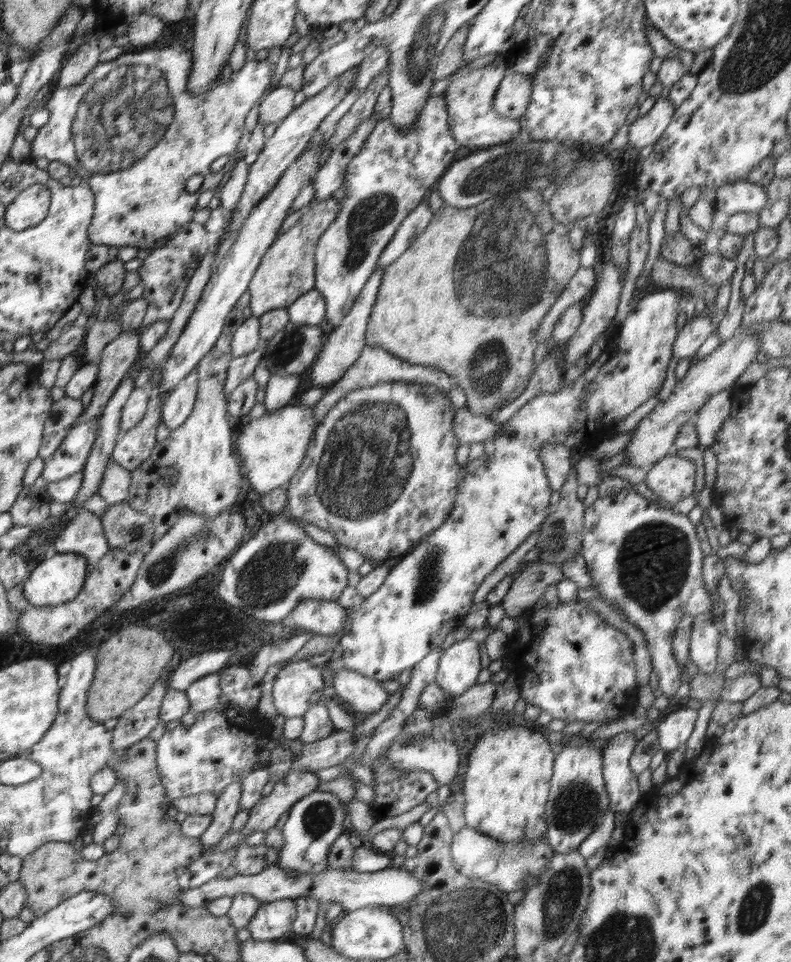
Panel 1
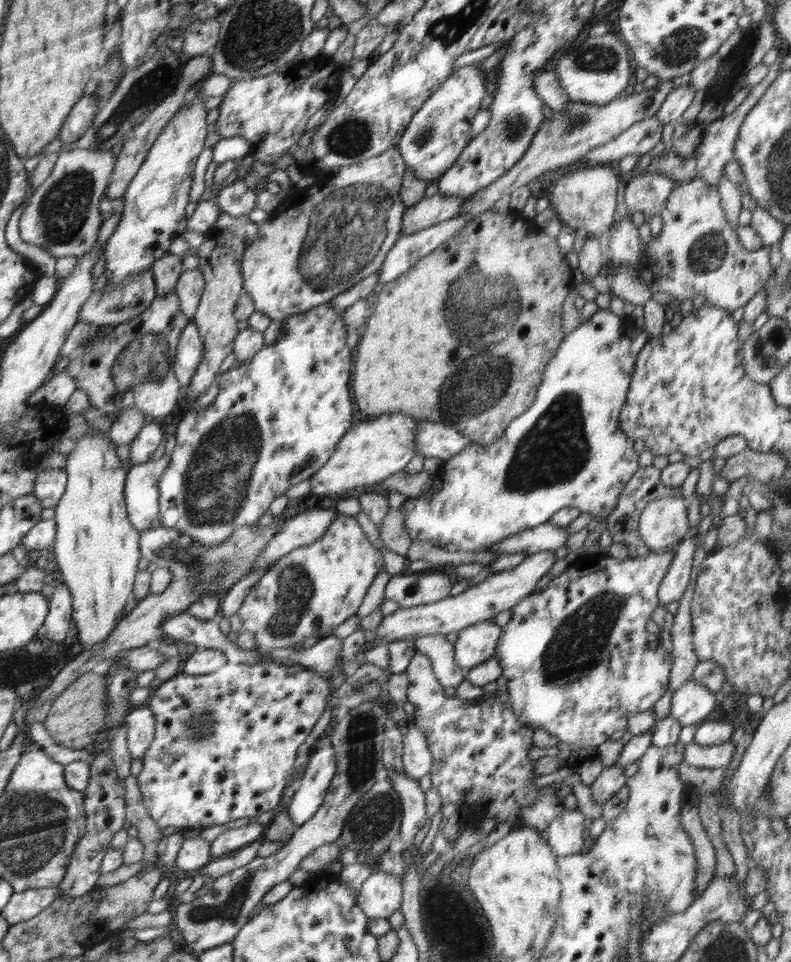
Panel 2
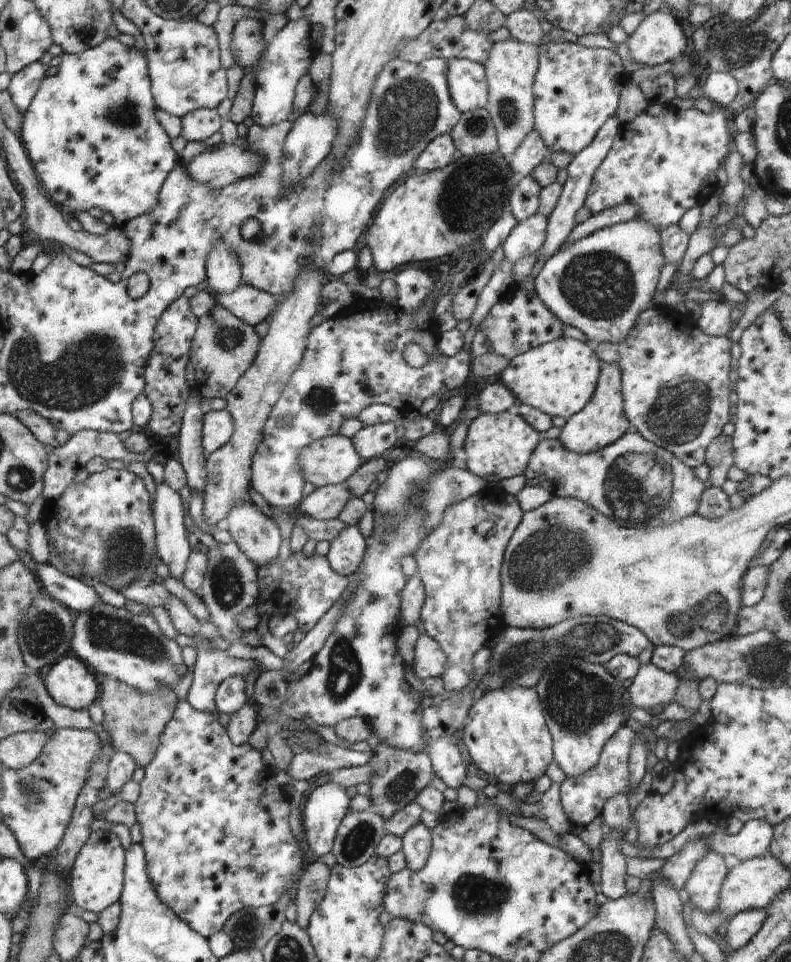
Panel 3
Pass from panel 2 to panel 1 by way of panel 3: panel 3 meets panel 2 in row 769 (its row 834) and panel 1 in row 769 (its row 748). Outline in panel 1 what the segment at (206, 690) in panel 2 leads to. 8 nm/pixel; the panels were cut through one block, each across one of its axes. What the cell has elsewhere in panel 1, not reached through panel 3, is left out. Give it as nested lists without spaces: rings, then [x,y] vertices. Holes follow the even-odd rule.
[[[223,698],[210,710],[198,714],[191,726],[183,724],[167,731],[156,741],[155,763],[157,771],[170,799],[181,796],[192,796],[201,792],[213,792],[219,797],[224,789],[235,780],[244,780],[256,768],[258,754],[262,748],[258,745],[259,738],[272,738],[269,722],[260,718],[257,708],[244,710]]]

